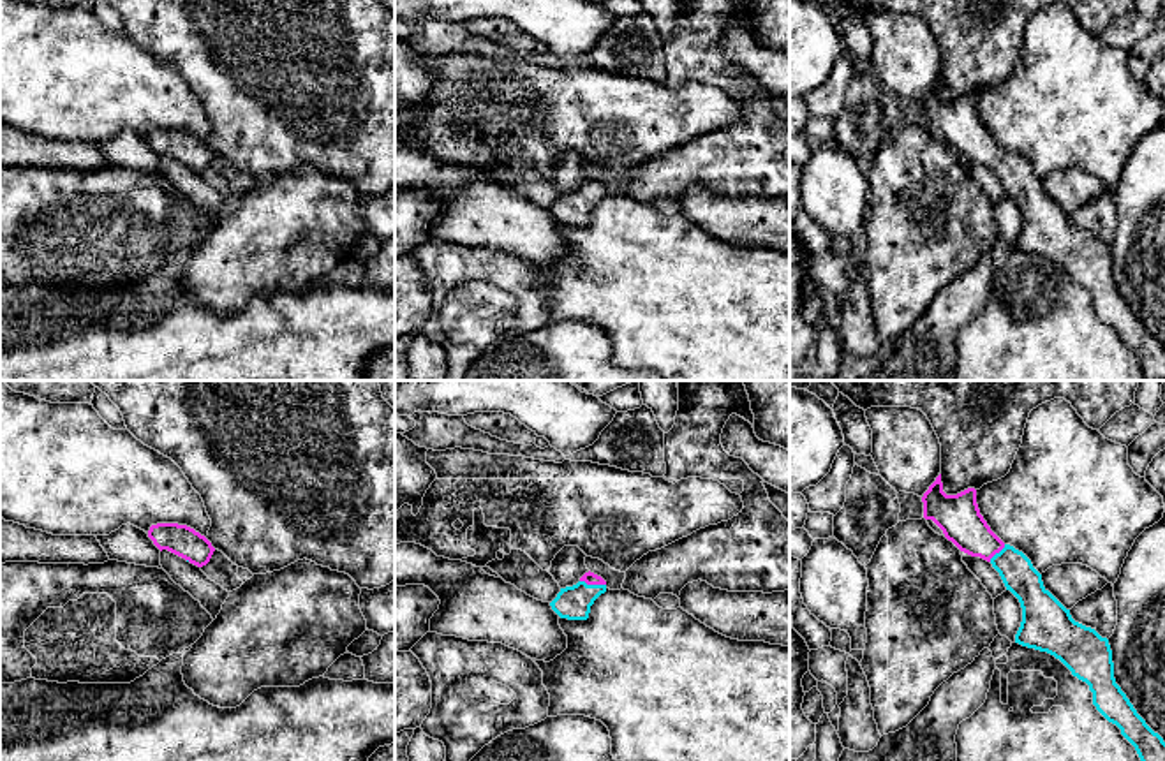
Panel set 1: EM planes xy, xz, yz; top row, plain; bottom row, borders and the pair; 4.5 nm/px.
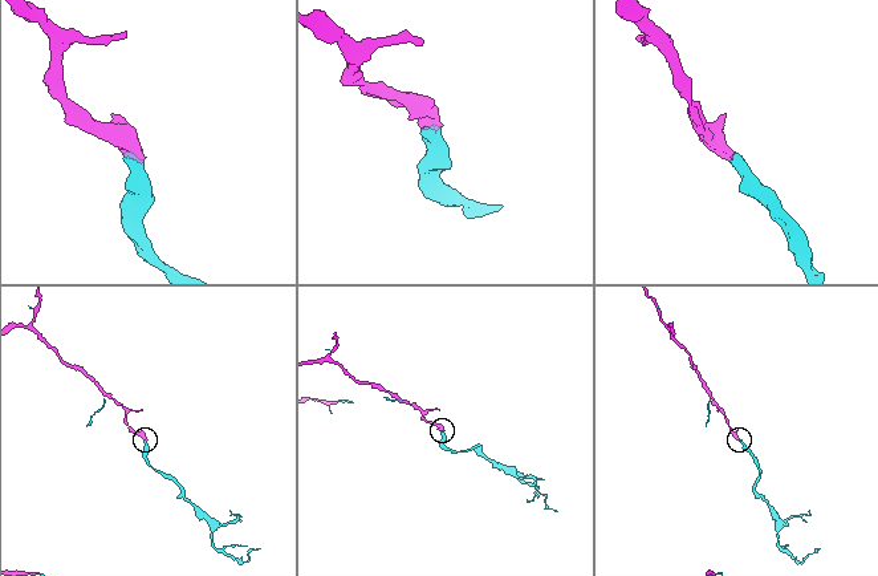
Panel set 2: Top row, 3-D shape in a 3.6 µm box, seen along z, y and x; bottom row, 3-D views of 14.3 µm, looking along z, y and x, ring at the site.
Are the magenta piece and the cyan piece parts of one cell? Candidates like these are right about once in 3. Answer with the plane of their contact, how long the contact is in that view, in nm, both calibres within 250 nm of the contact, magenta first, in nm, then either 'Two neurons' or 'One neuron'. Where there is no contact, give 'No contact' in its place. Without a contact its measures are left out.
Touches magenta in xz. Shared border 120 nm. Thickness 60 nm (magenta) against 160 nm. One neuron

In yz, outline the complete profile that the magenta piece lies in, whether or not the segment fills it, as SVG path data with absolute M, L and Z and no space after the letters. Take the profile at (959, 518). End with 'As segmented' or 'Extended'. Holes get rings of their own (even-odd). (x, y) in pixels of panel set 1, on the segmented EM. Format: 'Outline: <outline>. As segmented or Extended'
Outline: M939 474L922 502L924 518L932 520L961 551L991 562L1006 590L1019 599L1022 622L1015 643L1054 655L1086 682L1096 710L1121 729L1140 761L1165 761L1163 738L1146 724L1116 683L1109 639L1075 622L1070 610L1043 587L1031 560L991 530L980 514L976 490L946 495Z. Extended

